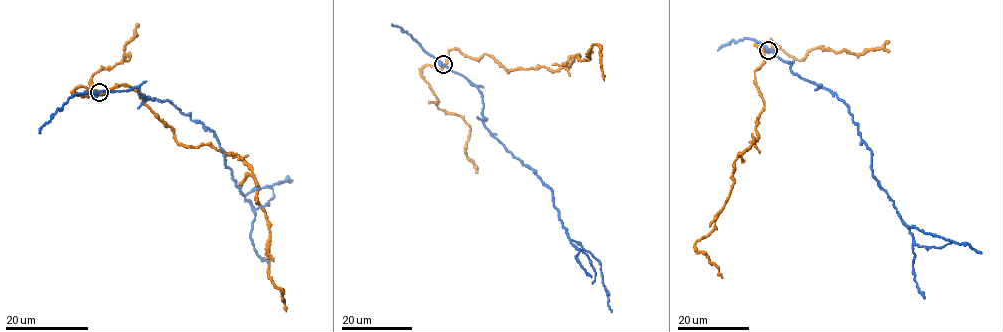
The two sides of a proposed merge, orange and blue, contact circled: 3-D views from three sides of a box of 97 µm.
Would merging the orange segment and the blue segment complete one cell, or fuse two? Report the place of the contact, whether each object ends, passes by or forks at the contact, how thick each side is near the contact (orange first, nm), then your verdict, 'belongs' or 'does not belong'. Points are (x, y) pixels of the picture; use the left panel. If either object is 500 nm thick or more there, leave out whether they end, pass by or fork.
place (99, 92); orange passes by; blue passes by; calibres 400 and 420 nm; does not belong

